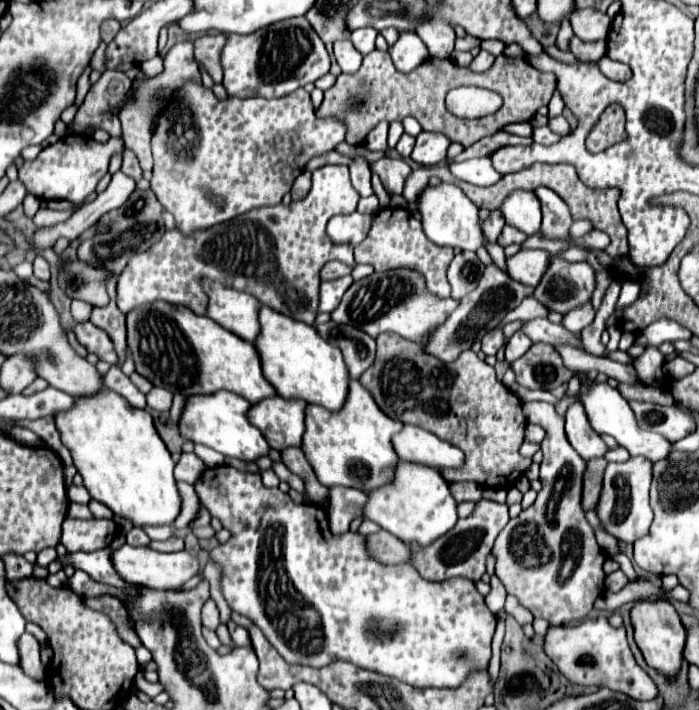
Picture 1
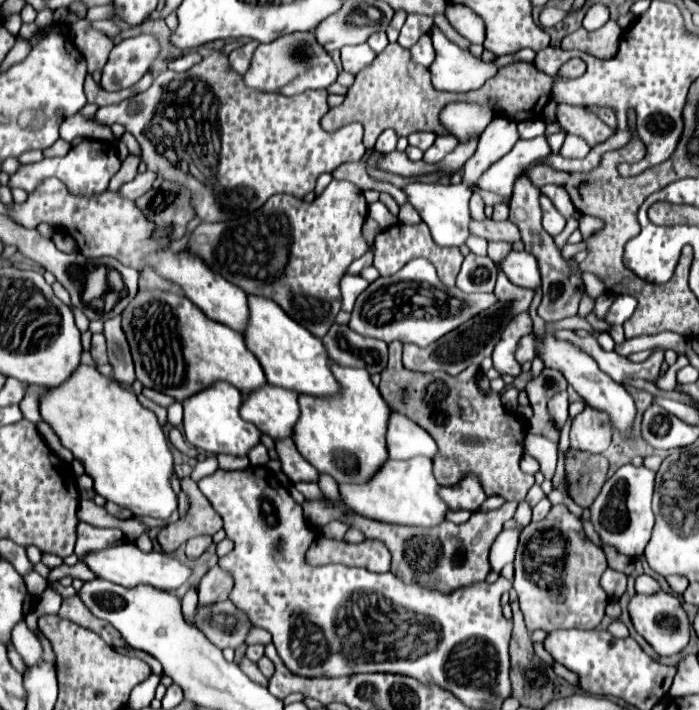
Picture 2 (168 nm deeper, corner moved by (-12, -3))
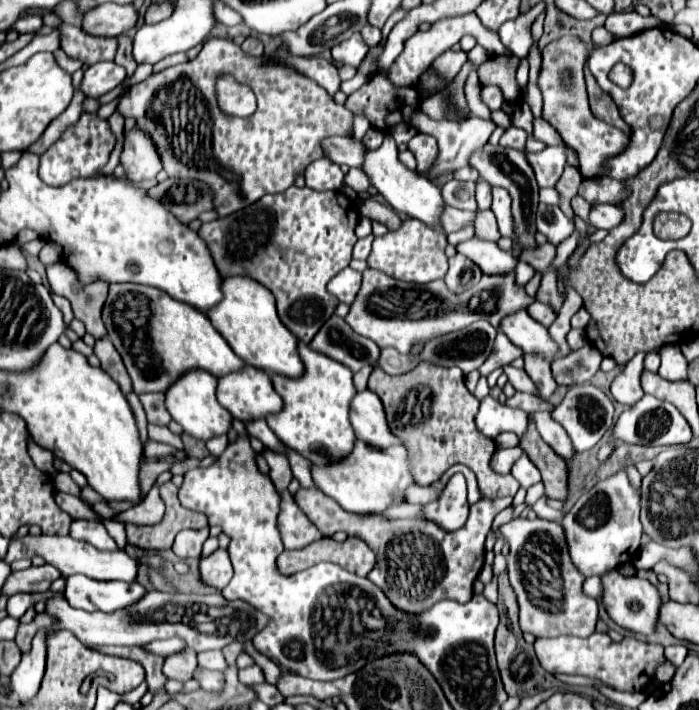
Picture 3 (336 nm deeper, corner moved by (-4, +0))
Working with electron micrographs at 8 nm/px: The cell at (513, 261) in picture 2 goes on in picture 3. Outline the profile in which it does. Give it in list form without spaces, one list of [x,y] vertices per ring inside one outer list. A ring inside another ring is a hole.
[[[478,236],[456,244],[456,252],[468,256],[484,274],[506,274],[514,270],[518,262],[510,252],[502,252],[496,242],[482,240]]]

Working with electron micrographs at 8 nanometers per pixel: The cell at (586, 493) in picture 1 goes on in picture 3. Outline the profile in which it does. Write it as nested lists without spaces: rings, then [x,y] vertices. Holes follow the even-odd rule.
[[[528,420],[528,428],[526,428],[524,436],[520,438],[518,446],[524,450],[524,454],[530,458],[530,462],[540,470],[546,496],[554,498],[554,500],[564,500],[568,494],[566,462],[540,438],[532,420]]]

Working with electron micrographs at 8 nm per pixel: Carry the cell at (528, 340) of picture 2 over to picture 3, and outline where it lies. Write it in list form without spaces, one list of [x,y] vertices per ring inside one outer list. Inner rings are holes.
[[[498,332],[496,342],[494,342],[494,350],[492,354],[486,358],[486,362],[478,368],[480,376],[488,376],[492,370],[510,364],[514,358],[520,358],[524,352],[520,352],[518,346],[514,346],[502,332]]]

